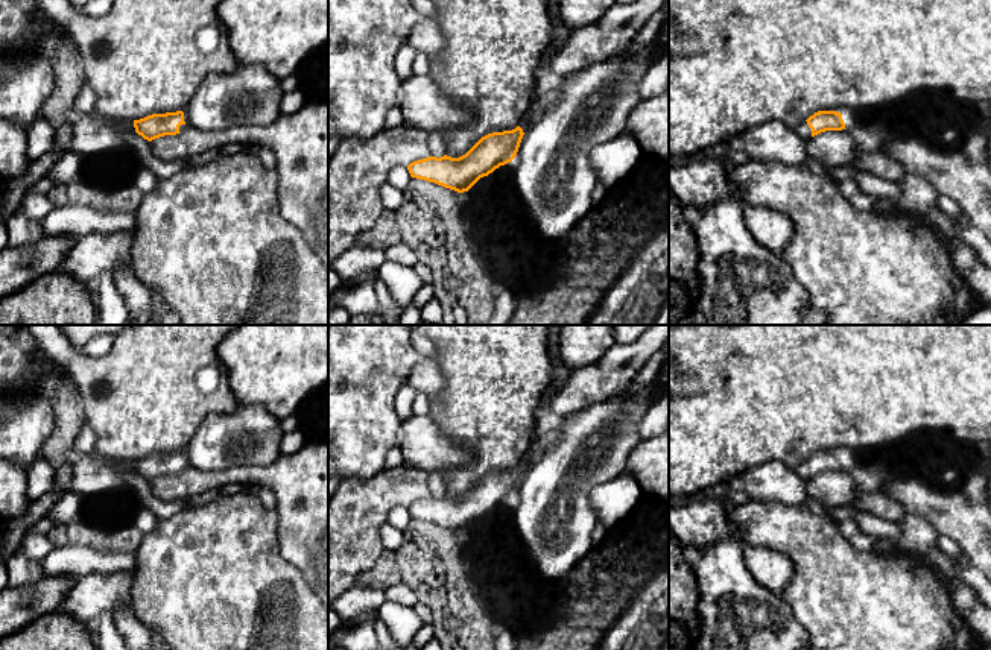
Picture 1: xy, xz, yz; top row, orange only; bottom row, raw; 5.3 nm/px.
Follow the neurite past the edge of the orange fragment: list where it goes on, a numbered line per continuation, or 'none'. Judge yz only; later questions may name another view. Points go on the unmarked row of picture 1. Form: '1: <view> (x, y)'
1: yz (803, 470)

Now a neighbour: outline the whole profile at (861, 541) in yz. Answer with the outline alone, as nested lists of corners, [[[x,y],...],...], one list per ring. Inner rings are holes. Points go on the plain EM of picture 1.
[[[863,532],[854,533],[851,538],[848,538],[848,542],[857,550],[857,551],[872,551],[877,545],[880,538],[866,535]]]

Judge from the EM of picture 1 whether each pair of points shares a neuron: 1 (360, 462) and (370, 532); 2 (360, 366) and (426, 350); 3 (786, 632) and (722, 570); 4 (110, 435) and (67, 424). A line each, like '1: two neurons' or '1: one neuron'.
1: two neurons
2: two neurons
3: one neuron
4: two neurons

